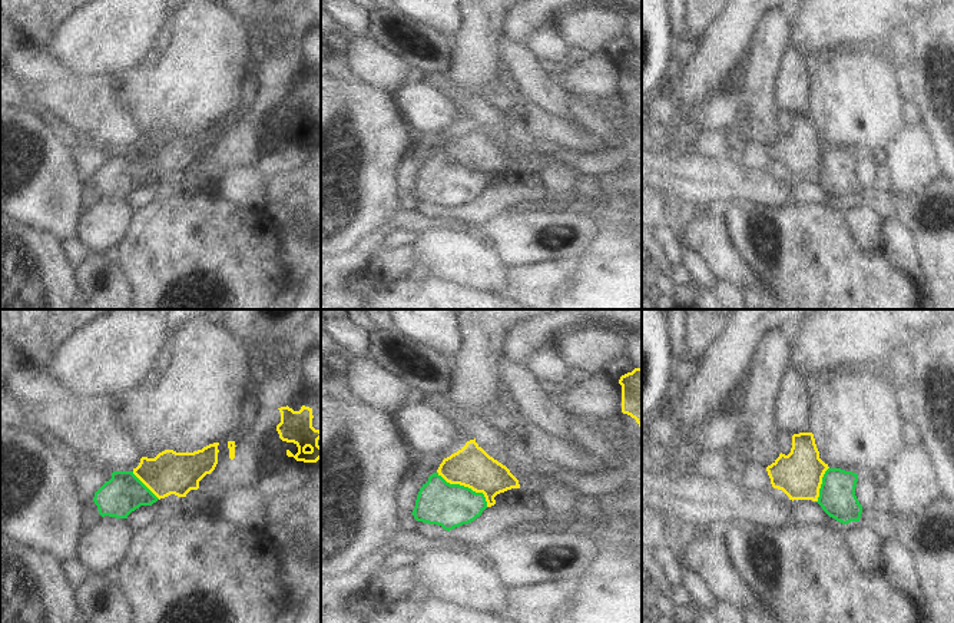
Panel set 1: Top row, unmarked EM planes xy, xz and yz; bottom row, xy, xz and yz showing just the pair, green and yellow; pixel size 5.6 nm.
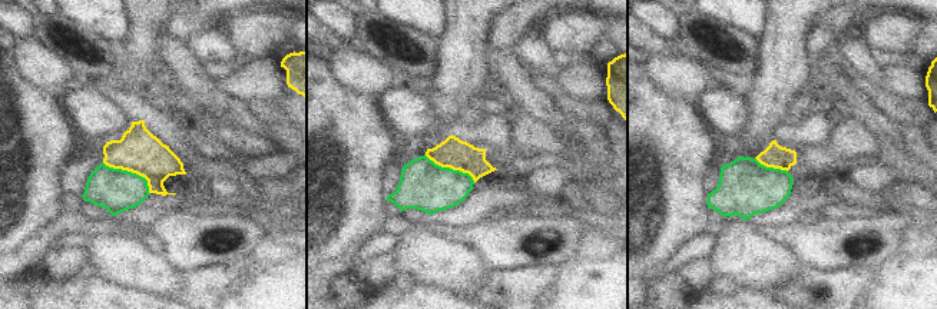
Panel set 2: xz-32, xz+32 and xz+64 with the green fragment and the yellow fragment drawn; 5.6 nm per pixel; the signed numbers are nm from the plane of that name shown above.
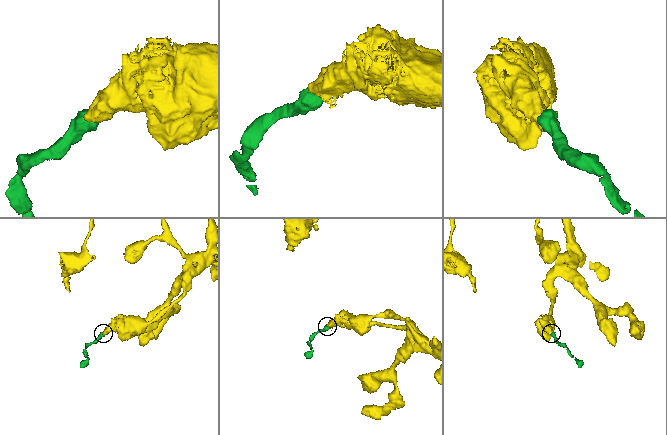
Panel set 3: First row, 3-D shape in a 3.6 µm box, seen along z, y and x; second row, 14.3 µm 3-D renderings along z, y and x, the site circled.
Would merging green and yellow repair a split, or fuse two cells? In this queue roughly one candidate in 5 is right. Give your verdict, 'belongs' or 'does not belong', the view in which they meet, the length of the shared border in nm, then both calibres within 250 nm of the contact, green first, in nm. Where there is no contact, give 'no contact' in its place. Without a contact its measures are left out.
belongs | xz | 340 nm | 240/220 nm

